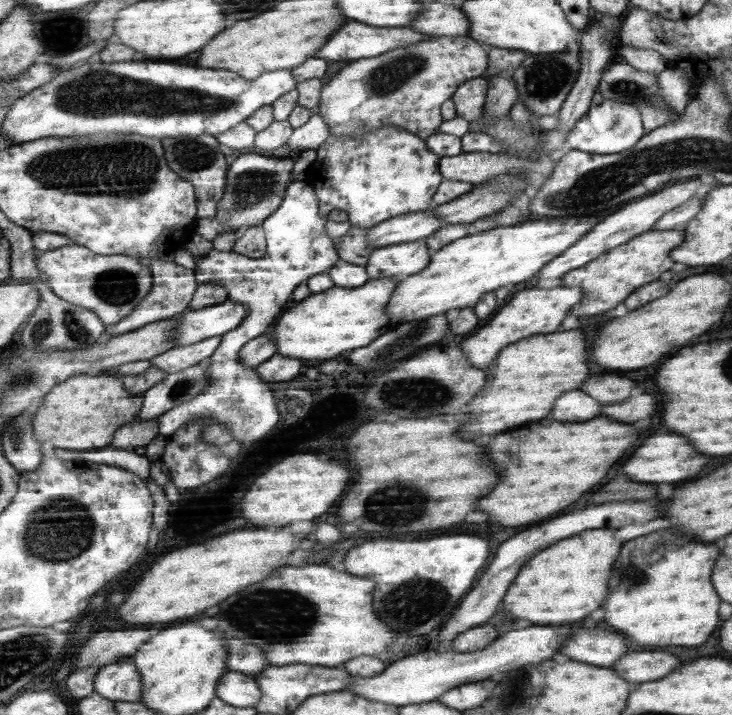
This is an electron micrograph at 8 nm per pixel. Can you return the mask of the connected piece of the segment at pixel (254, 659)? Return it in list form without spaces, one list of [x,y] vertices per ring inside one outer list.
[[[227,638],[226,648],[228,648],[228,671],[246,673],[254,677],[264,671],[270,662],[266,660],[266,654],[258,648],[258,645],[250,644],[242,638]]]

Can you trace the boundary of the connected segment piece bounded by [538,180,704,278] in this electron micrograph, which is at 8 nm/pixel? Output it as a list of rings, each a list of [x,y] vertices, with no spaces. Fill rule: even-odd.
[[[690,180],[690,182],[674,184],[674,186],[664,188],[664,192],[658,192],[658,194],[640,198],[638,202],[628,204],[628,208],[622,208],[620,212],[614,212],[612,216],[602,218],[602,220],[592,228],[592,232],[588,232],[588,236],[584,236],[584,240],[580,240],[580,244],[574,244],[572,248],[568,248],[568,252],[564,252],[564,256],[560,256],[560,260],[552,260],[552,264],[548,264],[548,268],[544,268],[544,272],[540,272],[538,278],[560,278],[560,276],[564,276],[566,272],[570,272],[570,270],[574,270],[574,268],[586,266],[586,264],[592,262],[596,256],[606,254],[608,250],[626,244],[628,240],[636,238],[638,234],[652,230],[654,222],[658,222],[660,216],[664,216],[664,214],[670,212],[670,210],[674,210],[677,206],[684,204],[686,200],[690,200],[690,198],[703,187],[704,184],[702,184],[700,180]]]

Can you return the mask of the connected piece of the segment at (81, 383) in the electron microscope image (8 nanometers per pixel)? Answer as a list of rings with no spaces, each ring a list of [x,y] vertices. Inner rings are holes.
[[[76,374],[43,396],[41,405],[33,409],[32,426],[36,440],[50,442],[54,448],[86,452],[112,444],[120,426],[138,418],[144,396],[130,396],[120,377],[108,374],[92,376]]]

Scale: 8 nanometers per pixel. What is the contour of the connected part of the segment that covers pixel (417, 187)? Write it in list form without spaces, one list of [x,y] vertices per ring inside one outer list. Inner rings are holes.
[[[384,125],[366,134],[352,133],[350,137],[330,135],[315,151],[317,157],[303,181],[315,188],[320,213],[326,216],[332,210],[344,210],[351,226],[358,228],[370,228],[401,214],[426,212],[430,209],[430,202],[433,202],[432,196],[442,182],[442,171],[439,168],[442,157],[432,152],[422,137],[394,125]]]

